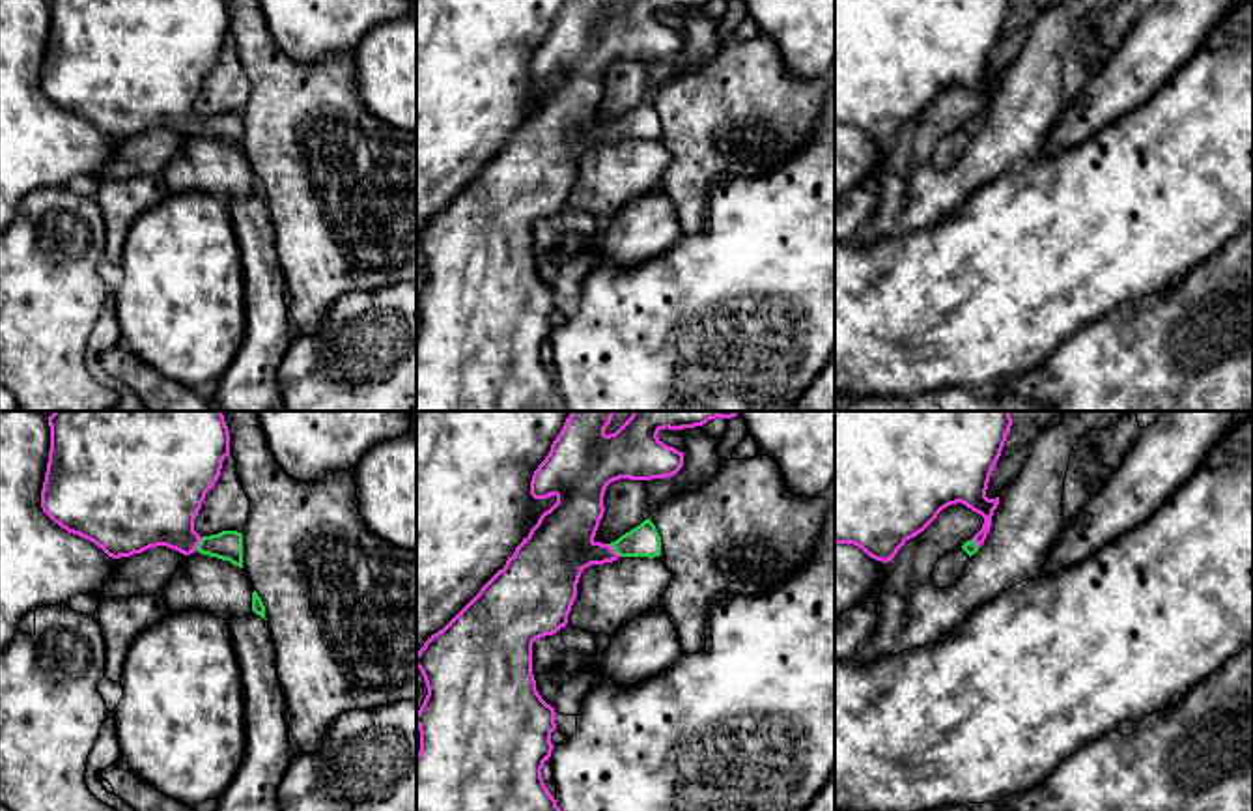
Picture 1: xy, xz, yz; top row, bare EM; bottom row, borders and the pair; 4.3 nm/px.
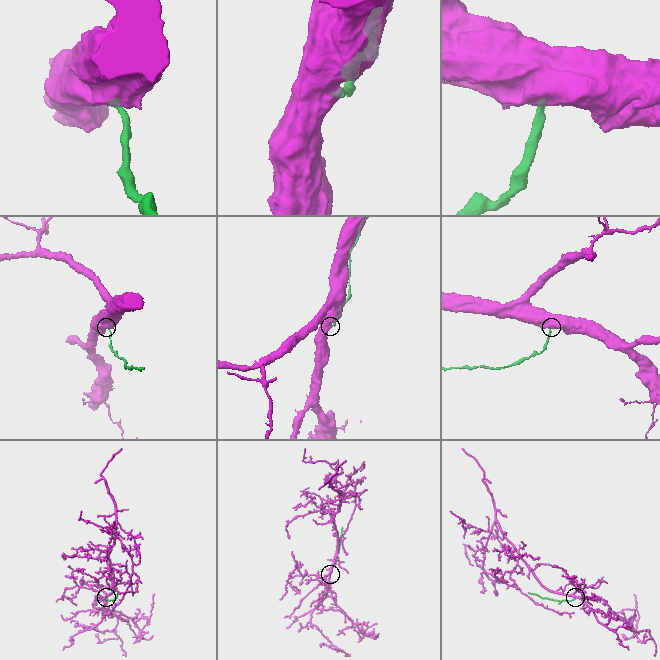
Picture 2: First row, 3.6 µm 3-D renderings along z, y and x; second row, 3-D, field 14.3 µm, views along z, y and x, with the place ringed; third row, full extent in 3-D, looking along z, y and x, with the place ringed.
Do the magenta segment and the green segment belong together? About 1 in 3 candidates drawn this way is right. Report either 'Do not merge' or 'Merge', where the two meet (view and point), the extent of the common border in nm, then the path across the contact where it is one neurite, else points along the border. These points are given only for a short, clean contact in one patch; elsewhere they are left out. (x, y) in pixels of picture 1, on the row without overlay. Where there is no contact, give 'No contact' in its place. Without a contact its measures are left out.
Merge. Touches magenta at xy (198, 124). Shared border 70 nm. Path across: xy (155, 85), (198, 124), (228, 126)

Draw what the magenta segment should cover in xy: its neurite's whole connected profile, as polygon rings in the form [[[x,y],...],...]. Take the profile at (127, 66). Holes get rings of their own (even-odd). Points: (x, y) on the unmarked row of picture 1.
[[[49,0],[50,32],[41,71],[43,93],[108,138],[131,138],[166,127],[243,149],[243,116],[200,118],[194,101],[230,36],[224,0]]]

